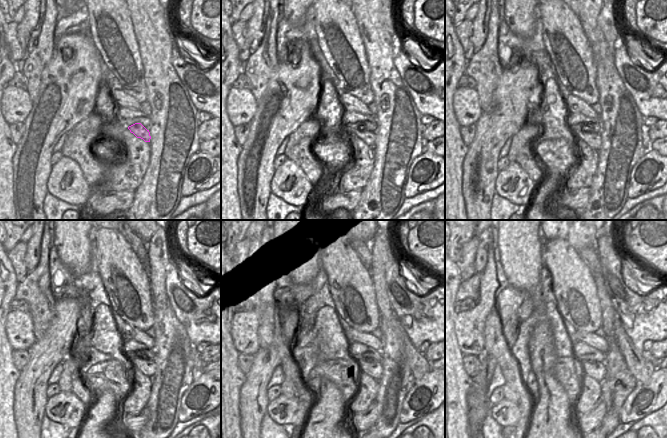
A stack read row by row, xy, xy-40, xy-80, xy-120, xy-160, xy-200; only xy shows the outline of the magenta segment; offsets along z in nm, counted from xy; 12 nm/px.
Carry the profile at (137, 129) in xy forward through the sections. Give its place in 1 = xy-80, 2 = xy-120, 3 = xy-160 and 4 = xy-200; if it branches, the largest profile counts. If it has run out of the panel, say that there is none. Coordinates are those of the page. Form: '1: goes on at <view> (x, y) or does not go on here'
1: goes on at xy-80 (593, 140)
2: goes on at xy-120 (148, 368)
3: goes on at xy-160 (374, 369)
4: goes on at xy-200 (597, 370)

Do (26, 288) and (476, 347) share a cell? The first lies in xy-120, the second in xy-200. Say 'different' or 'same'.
different

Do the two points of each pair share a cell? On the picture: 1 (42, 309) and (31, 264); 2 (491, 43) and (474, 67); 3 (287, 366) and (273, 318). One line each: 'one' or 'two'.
1: two
2: one
3: one

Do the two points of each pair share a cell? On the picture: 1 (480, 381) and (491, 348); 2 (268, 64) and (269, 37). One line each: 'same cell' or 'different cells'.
1: different cells
2: same cell

